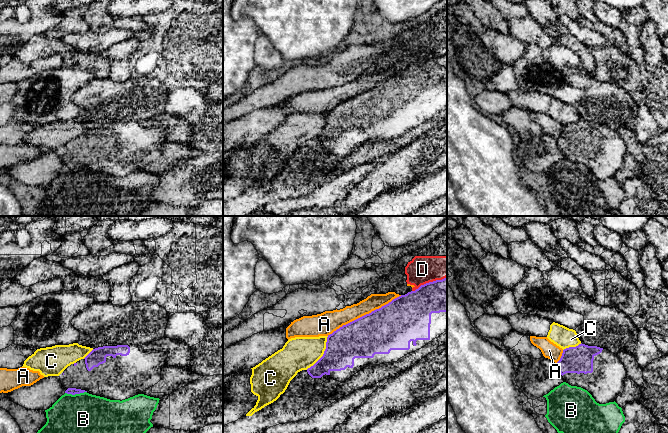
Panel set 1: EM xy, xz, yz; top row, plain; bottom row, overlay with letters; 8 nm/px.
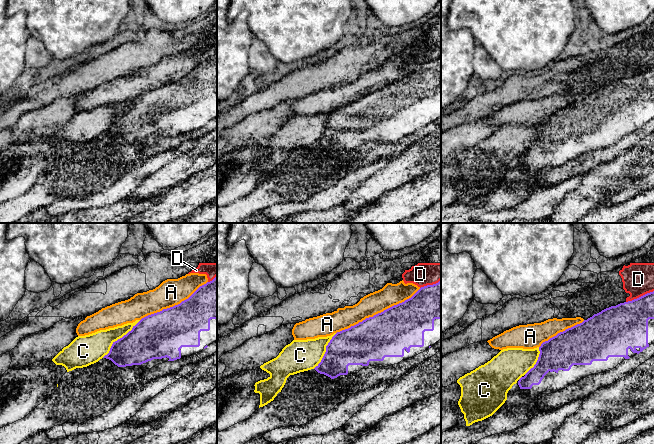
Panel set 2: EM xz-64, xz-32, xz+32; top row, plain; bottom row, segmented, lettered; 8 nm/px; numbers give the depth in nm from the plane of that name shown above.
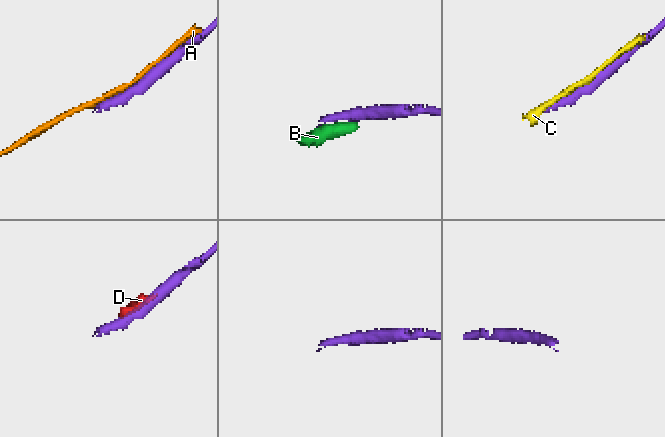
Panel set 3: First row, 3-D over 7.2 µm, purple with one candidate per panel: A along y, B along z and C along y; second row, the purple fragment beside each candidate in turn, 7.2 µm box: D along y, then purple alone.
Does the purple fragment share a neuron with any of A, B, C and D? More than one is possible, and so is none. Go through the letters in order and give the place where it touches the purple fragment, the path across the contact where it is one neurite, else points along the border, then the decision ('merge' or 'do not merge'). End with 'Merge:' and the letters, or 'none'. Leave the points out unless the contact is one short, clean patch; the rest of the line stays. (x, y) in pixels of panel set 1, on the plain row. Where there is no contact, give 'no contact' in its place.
A: meets purple in xz at (364, 91); do not merge
B: meets purple in xy at (75, 169); do not merge
C: meets purple in xz at (323, 130); do not merge
D: meets purple in xz at (429, 58); do not merge
Merge: none

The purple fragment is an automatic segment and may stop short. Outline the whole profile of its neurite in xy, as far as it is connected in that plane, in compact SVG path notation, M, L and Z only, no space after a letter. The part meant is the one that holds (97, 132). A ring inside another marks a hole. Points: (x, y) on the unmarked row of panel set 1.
M139 121L103 122L93 125L84 135L68 142L60 151L60 157L67 170L87 168L110 176L125 176L141 170L161 156L161 145L166 142L166 128L144 126Z

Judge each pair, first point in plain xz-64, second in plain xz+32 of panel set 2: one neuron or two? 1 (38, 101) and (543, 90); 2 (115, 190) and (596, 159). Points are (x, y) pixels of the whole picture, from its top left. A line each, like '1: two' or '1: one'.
1: one
2: two

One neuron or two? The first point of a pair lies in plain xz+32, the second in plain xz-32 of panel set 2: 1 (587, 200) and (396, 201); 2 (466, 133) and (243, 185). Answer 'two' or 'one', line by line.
1: two
2: two

